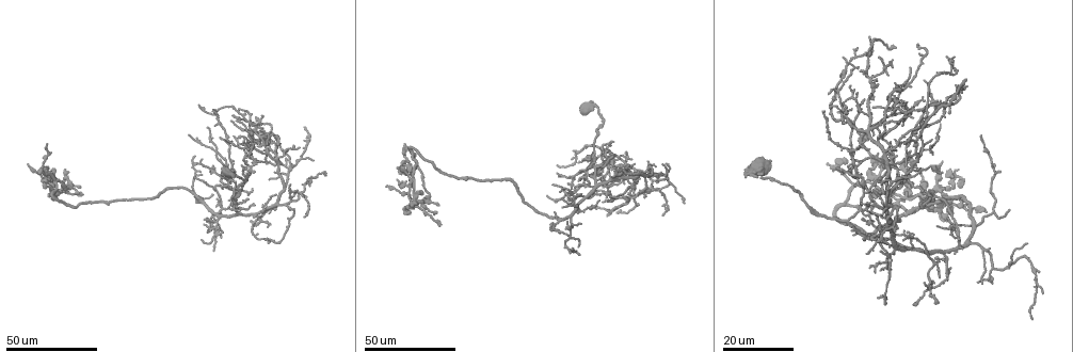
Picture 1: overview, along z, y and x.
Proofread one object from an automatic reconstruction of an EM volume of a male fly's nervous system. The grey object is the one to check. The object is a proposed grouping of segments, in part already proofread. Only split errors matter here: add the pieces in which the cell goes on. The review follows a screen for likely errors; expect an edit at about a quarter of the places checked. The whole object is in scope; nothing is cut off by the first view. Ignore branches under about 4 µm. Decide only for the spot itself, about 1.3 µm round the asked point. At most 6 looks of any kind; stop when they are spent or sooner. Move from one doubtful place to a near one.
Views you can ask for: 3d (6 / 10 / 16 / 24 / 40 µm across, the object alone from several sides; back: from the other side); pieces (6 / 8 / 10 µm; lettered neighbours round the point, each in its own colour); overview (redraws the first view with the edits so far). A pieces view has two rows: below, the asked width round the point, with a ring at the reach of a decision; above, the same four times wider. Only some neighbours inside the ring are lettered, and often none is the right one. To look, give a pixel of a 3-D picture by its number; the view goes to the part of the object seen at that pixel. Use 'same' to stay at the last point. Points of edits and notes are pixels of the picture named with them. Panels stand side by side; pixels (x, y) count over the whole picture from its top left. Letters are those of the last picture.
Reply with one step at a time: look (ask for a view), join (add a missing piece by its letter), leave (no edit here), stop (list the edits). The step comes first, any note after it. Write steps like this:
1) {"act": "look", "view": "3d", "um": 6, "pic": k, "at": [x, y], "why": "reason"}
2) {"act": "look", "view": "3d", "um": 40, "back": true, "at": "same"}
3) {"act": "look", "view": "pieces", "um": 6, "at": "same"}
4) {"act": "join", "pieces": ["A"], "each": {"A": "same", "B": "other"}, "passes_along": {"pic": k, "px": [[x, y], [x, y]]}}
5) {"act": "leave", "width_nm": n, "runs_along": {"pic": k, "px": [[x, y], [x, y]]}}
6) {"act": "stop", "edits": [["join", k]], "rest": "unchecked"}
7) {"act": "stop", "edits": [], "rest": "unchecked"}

{"act": "look", "view": "3d", "um": 40, "pic": 1, "at": [255, 205], "why": "tapers out"}

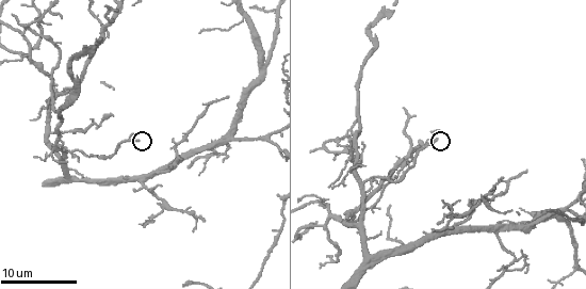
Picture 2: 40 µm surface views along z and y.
{"act": "look", "view": "pieces", "um": 10, "pic": 2, "at": [136, 141]}

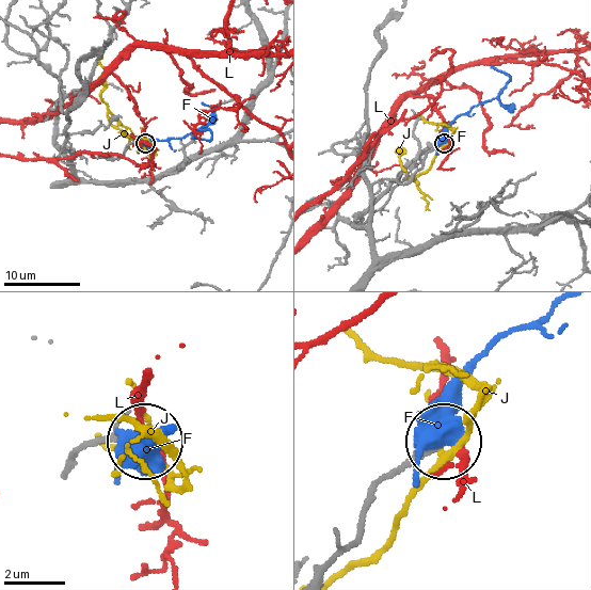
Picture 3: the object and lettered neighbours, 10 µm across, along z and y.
{"act": "leave", "each": {"F": "other", "J": "other", "L": "other"}, "runs_along": {"pic": 3, "px": [[324, 568], [360, 529], [370, 491], [444, 440]]}, "found": "no lettered piece goes on from it"}

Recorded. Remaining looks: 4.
{"act": "look", "view": "3d", "um": 24, "pic": 1, "at": [261, 117], "why": "tapers out"}

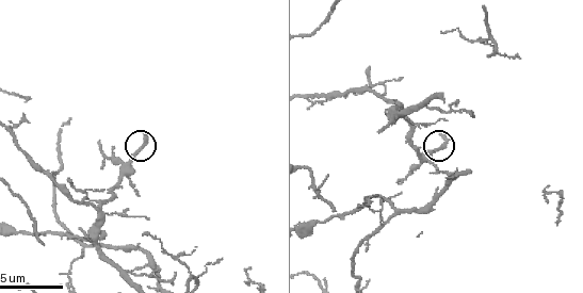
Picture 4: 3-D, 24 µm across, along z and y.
{"act": "look", "view": "pieces", "um": 8, "pic": 4, "at": [141, 131]}

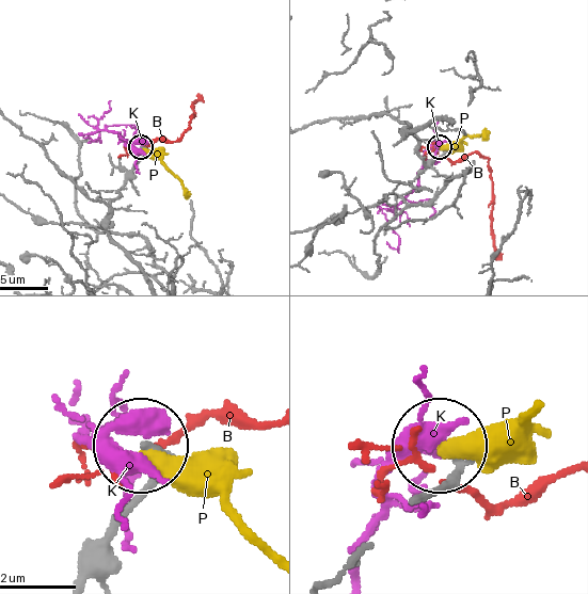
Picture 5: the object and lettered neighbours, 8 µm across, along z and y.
{"act": "leave", "each": {"B": "other", "K": "other", "P": "other"}, "found": "no lettered piece goes on from it"}

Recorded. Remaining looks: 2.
{"act": "look", "view": "pieces", "um": 10, "pic": 2, "at": [481, 198], "why": "tapers out"}

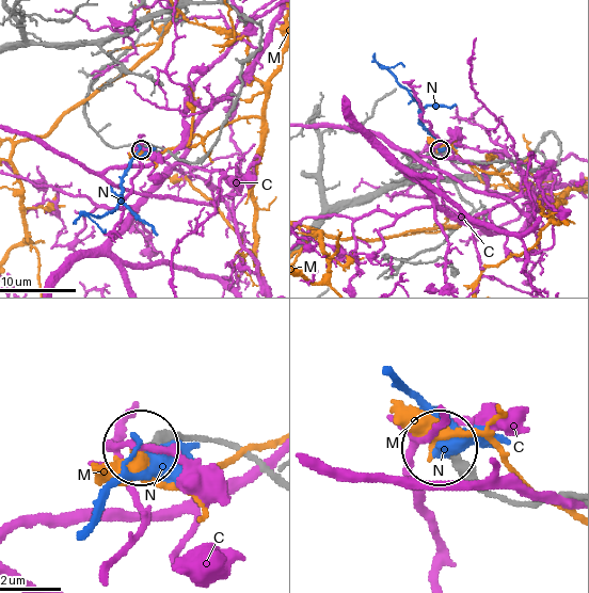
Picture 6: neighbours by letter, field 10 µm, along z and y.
{"act": "leave", "width_nm": 180, "each": {"C": "other", "M": "other", "N": "other"}, "found": "no lettered piece goes on from it"}

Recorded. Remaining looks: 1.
{"act": "stop", "edits": [], "rest": "unchecked"}

